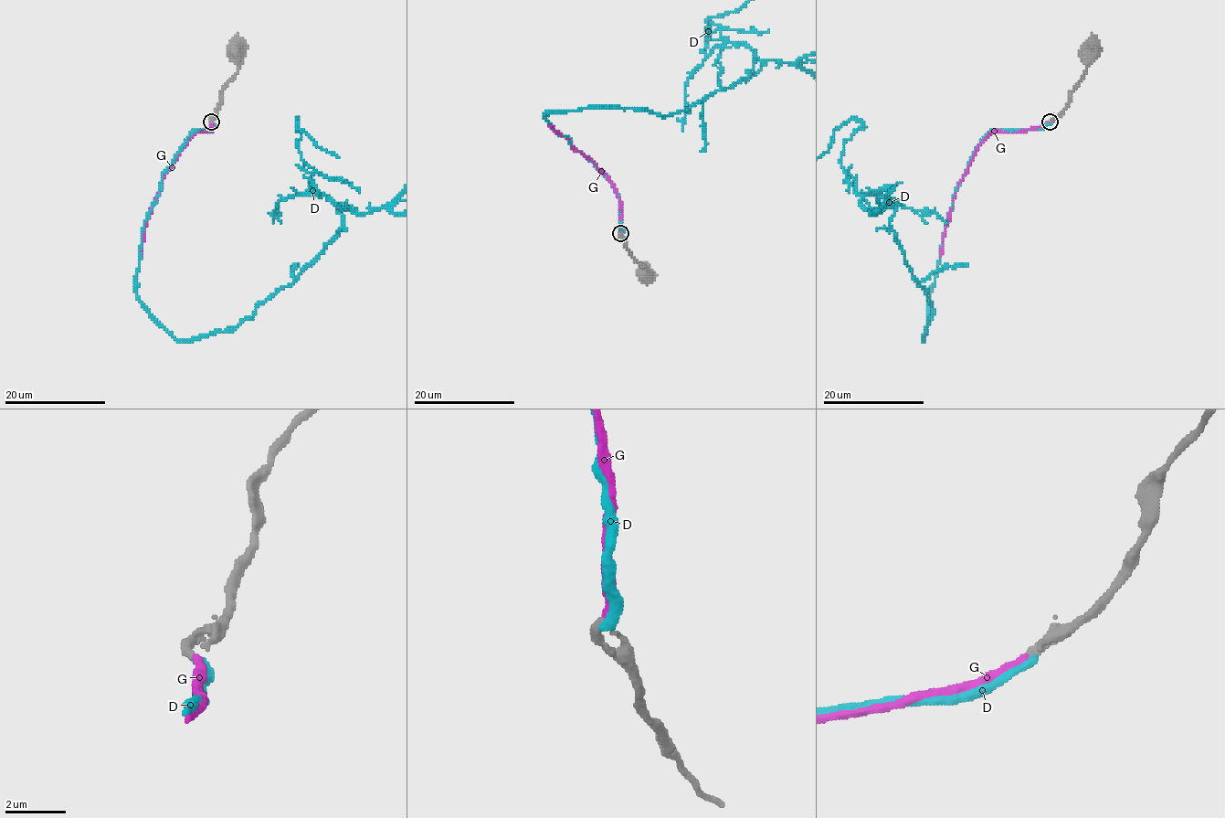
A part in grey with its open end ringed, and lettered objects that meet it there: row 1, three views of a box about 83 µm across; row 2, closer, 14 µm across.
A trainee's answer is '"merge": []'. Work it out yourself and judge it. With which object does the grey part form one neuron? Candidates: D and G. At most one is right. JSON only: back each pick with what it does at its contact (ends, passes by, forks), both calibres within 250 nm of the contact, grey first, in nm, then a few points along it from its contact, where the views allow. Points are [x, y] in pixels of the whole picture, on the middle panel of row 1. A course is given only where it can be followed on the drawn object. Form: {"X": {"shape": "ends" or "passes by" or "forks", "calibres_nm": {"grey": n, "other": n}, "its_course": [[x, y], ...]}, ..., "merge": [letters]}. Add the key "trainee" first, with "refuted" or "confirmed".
{"trainee": "refuted", "G": {"shape": "ends", "calibres_nm": {"grey": 340, "other": 260}, "its_course": [[619, 232], [619, 198], [612, 182], [550, 123]]}, "merge": ["G"]}

